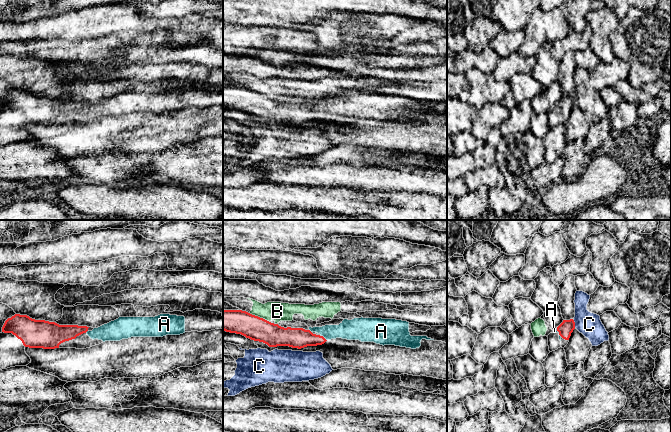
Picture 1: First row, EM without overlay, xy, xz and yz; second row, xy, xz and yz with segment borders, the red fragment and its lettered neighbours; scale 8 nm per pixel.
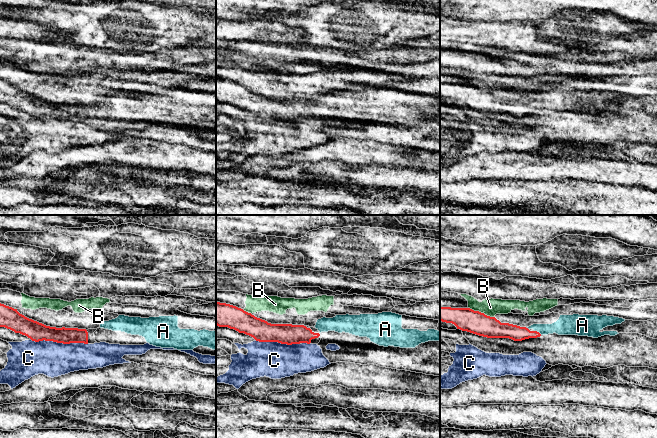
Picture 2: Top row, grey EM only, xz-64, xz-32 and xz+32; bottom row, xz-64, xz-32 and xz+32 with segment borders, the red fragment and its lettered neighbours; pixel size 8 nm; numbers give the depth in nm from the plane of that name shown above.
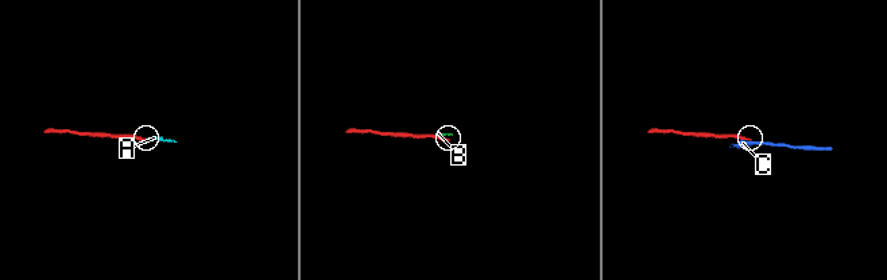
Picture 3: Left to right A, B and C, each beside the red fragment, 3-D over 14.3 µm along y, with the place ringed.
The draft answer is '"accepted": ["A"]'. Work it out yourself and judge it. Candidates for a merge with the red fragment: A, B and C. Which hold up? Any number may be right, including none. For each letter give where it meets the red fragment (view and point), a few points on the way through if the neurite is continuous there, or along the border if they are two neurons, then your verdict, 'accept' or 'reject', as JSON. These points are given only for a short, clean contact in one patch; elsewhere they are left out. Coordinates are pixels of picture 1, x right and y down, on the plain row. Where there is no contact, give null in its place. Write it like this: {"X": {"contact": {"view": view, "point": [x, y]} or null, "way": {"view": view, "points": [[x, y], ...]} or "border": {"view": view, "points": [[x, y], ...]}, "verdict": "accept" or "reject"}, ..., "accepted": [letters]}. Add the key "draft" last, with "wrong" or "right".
{"A": {"contact": {"view": "xz", "point": [324, 114]}, "way": {"view": "xz", "points": [[299, 114], [324, 114], [332, 107], [353, 105]]}, "verdict": "accept"}, "B": {"contact": {"view": "xz", "point": [259, 93]}, "border": {"view": "xz", "points": [[249, 88], [269, 98]]}, "verdict": "reject"}, "C": {"contact": {"view": "yz", "point": [574, 100]}, "border": {"view": "yz", "points": [[573, 96], [575, 103]]}, "verdict": "reject"}, "accepted": ["A"], "draft": "right"}

